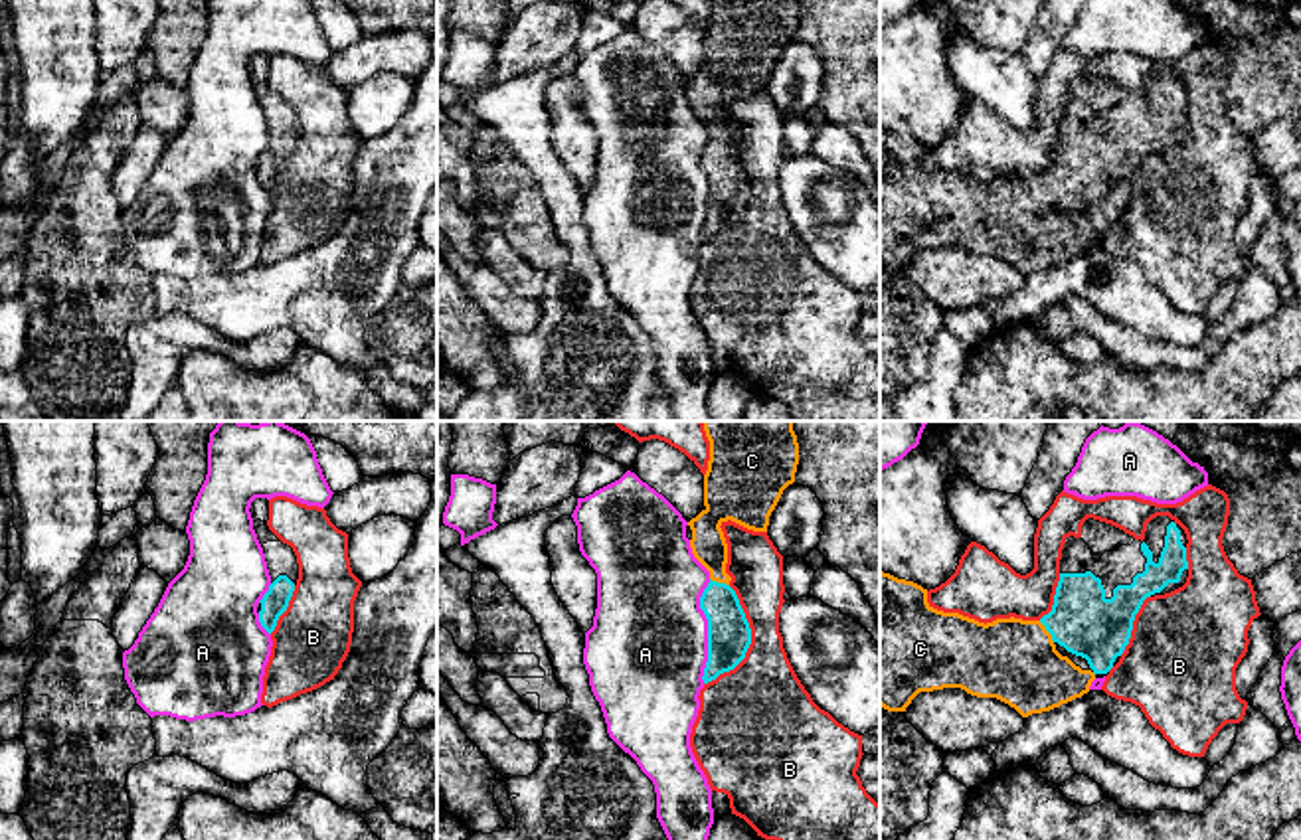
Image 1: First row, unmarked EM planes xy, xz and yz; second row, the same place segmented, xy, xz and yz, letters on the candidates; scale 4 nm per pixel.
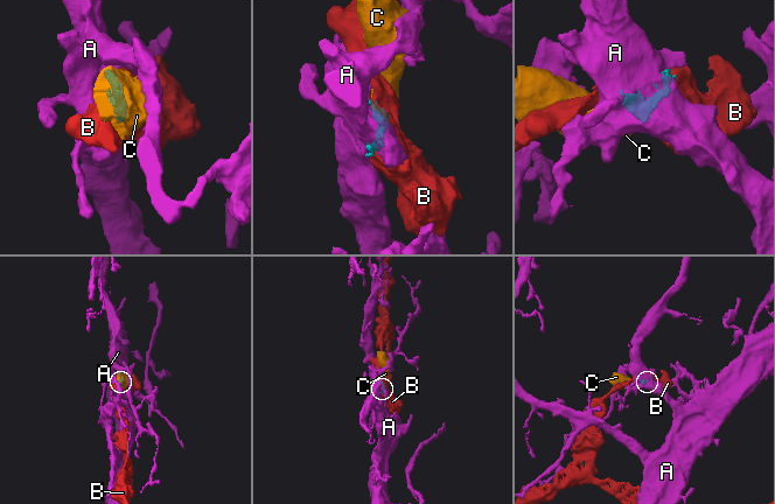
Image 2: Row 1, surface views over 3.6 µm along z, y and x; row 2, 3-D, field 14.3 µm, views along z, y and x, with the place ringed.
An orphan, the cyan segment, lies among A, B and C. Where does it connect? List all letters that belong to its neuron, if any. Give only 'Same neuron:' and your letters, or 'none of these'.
Same neuron: C

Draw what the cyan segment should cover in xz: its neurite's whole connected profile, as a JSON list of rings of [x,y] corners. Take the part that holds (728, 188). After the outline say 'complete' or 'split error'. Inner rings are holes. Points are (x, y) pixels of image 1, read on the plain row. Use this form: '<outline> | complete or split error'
[[[710,0],[704,67],[688,79],[694,115],[710,128],[700,154],[708,176],[704,241],[734,227],[751,202],[751,186],[726,130],[728,101],[722,81],[732,77],[767,89],[783,47],[795,40],[799,0]]] | split error

